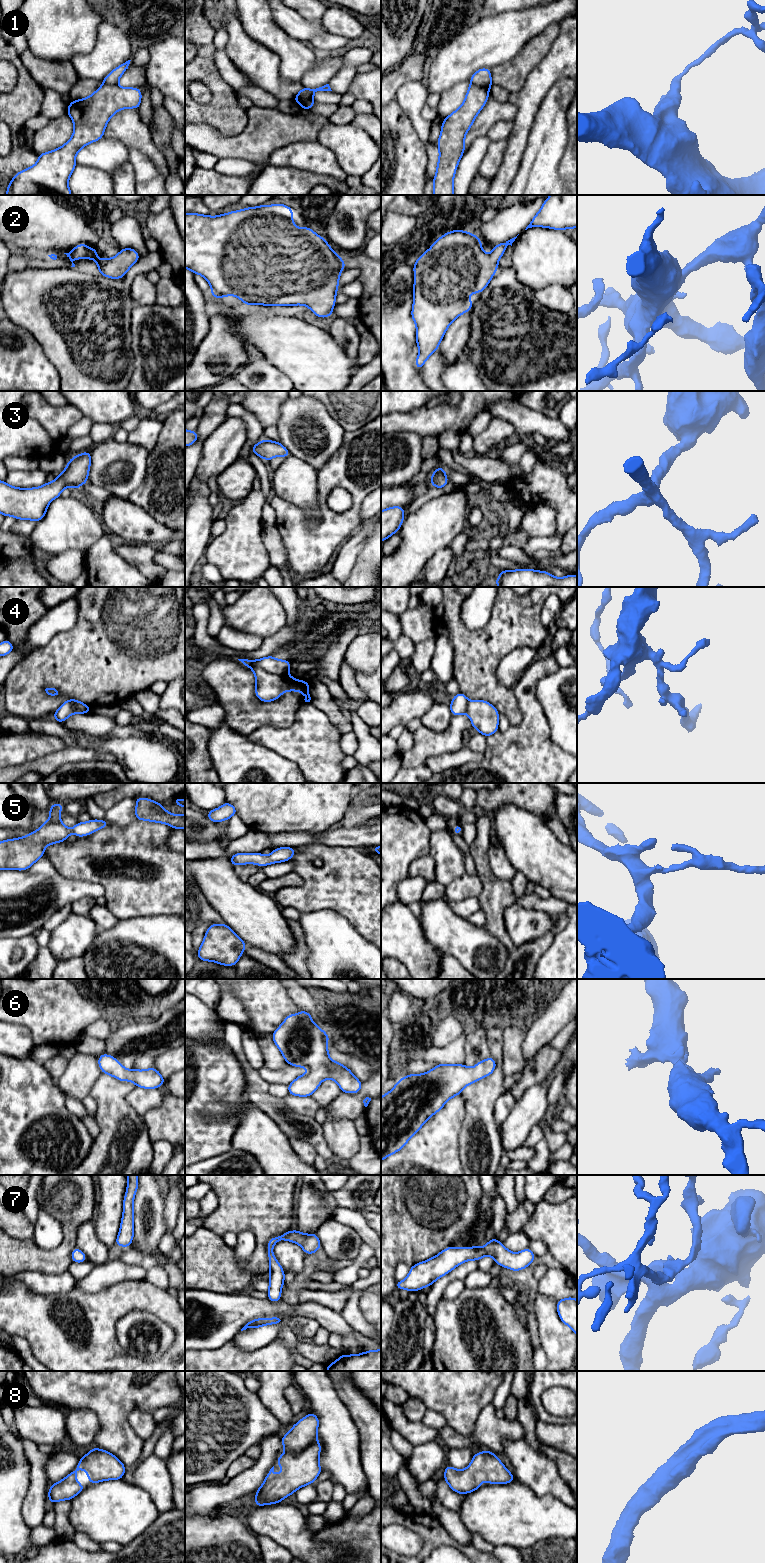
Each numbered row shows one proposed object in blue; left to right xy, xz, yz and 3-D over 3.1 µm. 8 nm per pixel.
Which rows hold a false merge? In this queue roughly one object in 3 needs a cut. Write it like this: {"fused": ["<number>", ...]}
{"fused": ["1", "4"]}

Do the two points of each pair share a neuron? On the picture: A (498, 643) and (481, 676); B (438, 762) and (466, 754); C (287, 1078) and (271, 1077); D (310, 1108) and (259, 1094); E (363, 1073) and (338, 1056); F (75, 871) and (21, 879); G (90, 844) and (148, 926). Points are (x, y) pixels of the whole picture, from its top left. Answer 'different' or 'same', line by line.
A: same
B: same
C: same
D: different
E: same
F: different
G: different

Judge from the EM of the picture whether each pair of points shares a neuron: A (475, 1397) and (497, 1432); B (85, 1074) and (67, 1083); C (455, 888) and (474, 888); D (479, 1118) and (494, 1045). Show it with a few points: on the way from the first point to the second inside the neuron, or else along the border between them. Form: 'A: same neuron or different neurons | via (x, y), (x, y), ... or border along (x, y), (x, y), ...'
A: different neurons | border along (491, 1402), (481, 1412), (474, 1430)
B: same neuron | via (81, 1075), (71, 1082)
C: same neuron | via (460, 888), (469, 888)
D: same neuron | via (479, 1100), (495, 1081), (498, 1074), (498, 1063)

